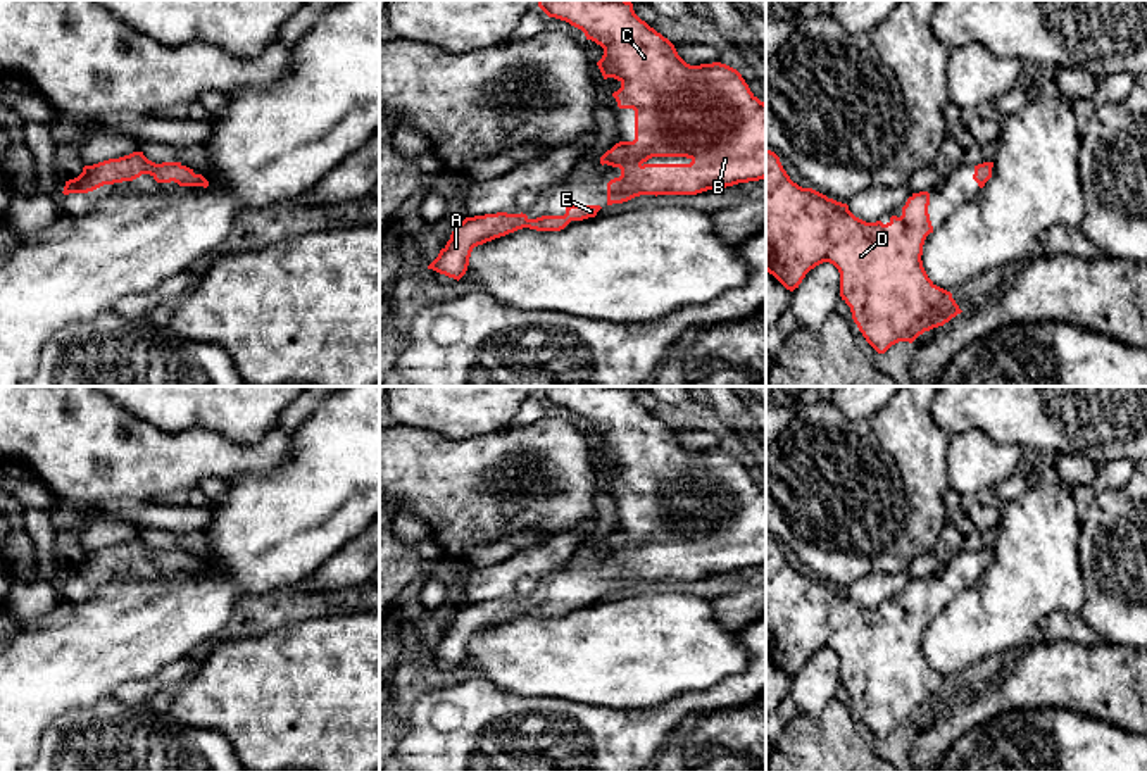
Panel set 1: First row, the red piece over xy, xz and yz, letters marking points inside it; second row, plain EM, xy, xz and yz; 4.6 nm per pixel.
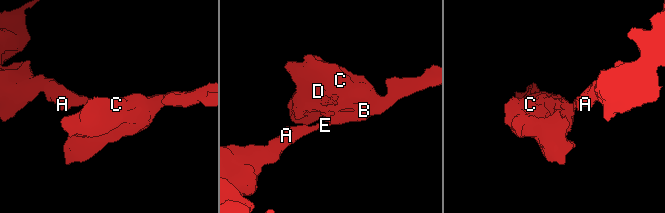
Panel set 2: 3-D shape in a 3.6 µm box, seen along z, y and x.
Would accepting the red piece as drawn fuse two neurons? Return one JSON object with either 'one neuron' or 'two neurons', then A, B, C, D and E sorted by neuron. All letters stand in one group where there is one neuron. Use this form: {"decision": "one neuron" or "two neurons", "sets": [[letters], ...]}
{"decision": "one neuron", "sets": [["A", "B", "C", "D", "E"]]}

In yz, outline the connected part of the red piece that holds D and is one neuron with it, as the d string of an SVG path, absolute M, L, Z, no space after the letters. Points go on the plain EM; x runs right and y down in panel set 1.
M766 536L766 657L793 678L811 655L830 649L840 659L842 686L878 740L899 728L912 730L924 718L943 712L962 699L952 680L937 673L923 654L923 631L933 619L928 592L928 578L912 580L900 604L892 602L887 611L866 609L847 590L793 569L780 543Z

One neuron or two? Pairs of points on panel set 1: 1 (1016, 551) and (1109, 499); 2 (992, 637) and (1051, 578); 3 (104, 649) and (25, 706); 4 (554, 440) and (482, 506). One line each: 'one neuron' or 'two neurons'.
1: two neurons
2: one neuron
3: one neuron
4: one neuron

